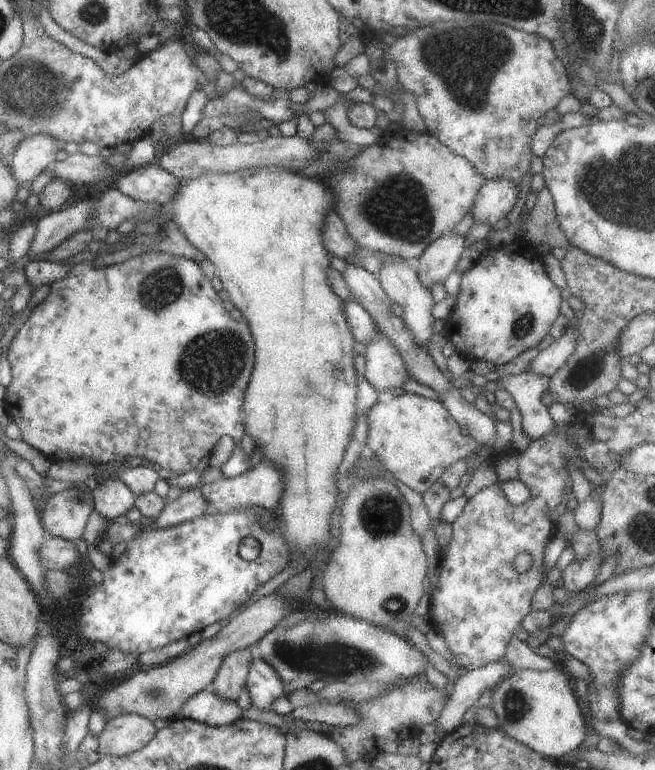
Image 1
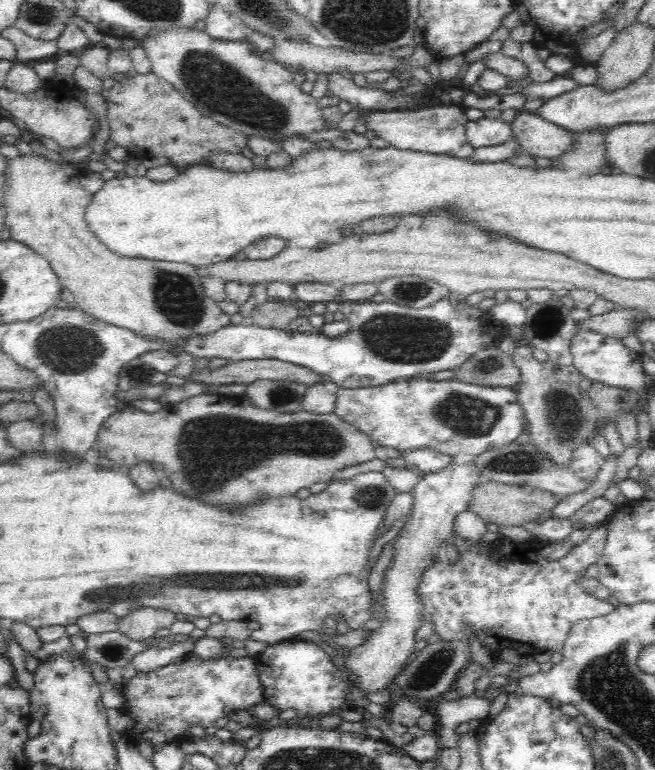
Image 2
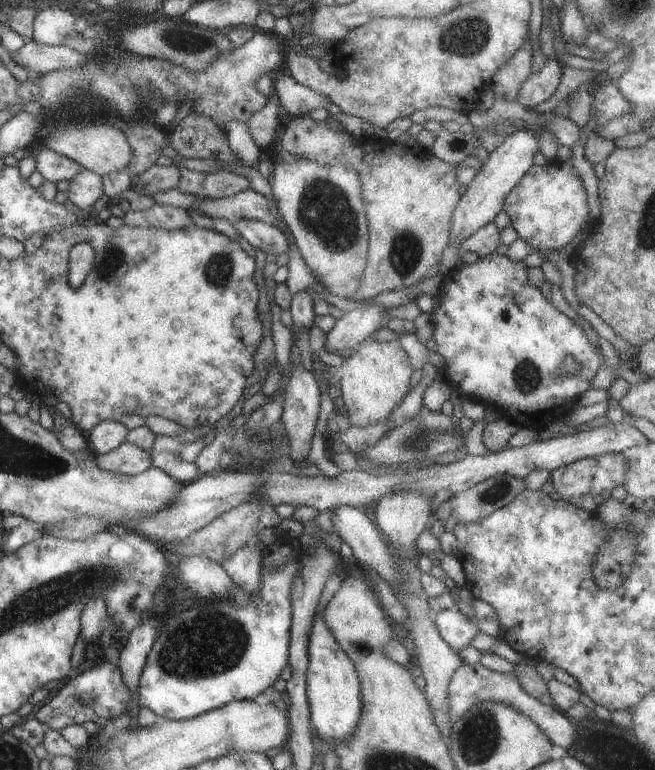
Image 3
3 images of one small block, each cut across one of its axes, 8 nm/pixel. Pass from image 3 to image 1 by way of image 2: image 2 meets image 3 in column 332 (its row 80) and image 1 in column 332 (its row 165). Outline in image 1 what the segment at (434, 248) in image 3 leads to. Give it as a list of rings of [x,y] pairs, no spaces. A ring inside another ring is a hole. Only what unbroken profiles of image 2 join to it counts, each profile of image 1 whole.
[[[401,125],[395,131],[383,131],[376,143],[363,147],[362,152],[360,152],[358,156],[356,155],[344,162],[344,168],[342,168],[340,172],[328,176],[330,177],[329,188],[332,190],[332,196],[336,198],[333,210],[338,213],[340,220],[344,222],[344,226],[346,226],[350,238],[354,240],[354,244],[360,246],[363,250],[370,249],[374,250],[377,254],[400,256],[400,258],[406,258],[412,261],[415,261],[437,238],[452,231],[454,226],[470,212],[476,194],[478,194],[478,190],[480,190],[480,187],[485,182],[484,176],[482,176],[480,172],[476,172],[476,169],[472,166],[471,162],[468,162],[466,158],[454,154],[447,146],[444,146],[444,144],[437,138],[434,138],[430,133],[416,131],[409,132]]]

